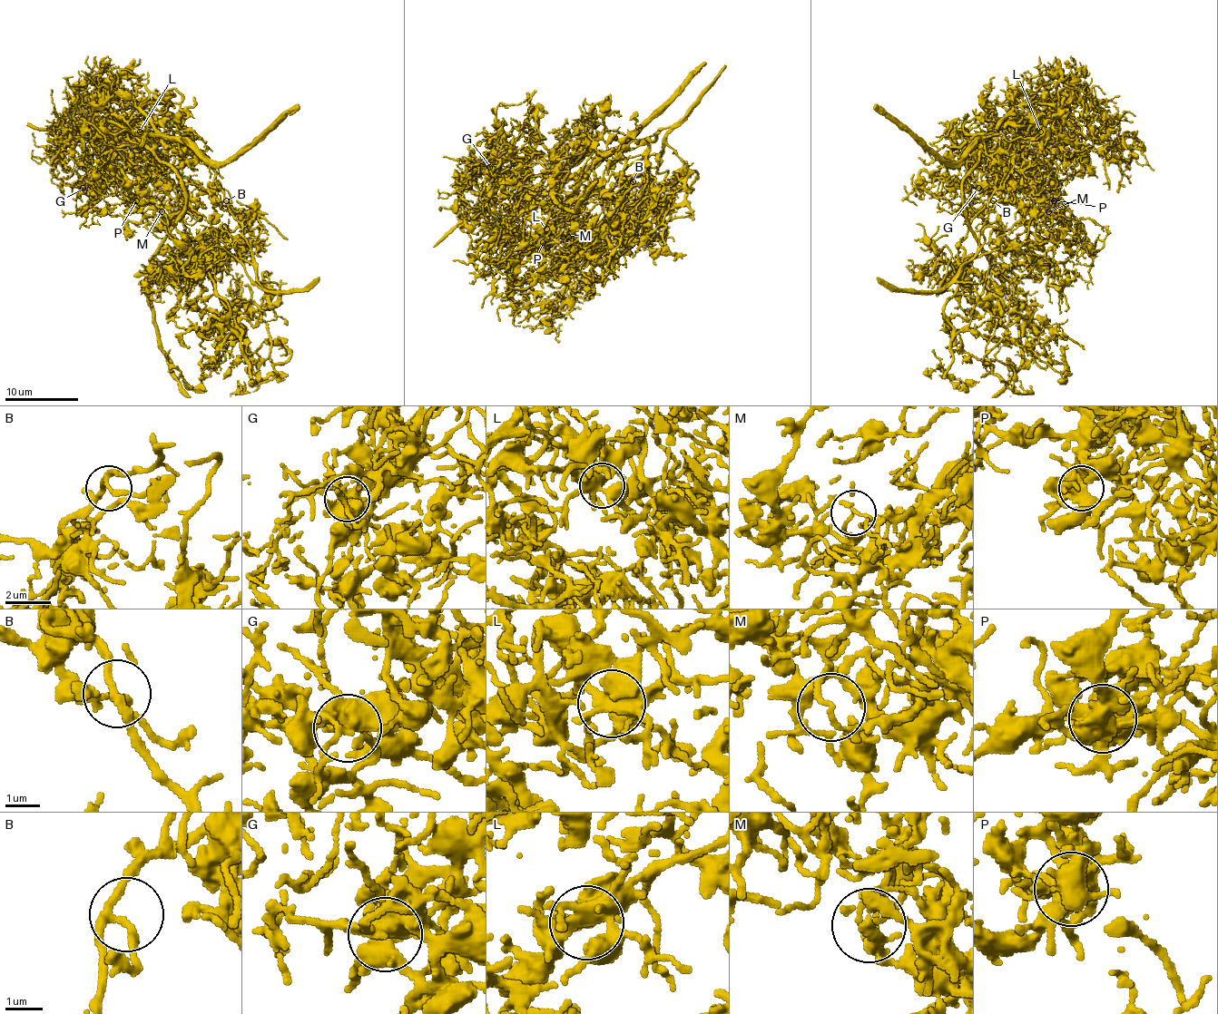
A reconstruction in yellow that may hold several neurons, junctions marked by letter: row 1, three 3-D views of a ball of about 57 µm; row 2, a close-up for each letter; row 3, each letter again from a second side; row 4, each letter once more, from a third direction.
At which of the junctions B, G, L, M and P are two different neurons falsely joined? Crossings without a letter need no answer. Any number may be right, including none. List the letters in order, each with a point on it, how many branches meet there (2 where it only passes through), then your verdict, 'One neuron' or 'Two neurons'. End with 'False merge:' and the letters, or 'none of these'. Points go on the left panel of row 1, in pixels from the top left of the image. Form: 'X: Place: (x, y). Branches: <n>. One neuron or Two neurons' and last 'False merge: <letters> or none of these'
B: Place: (226, 200). Branches: 3. One neuron
G: Place: (83, 188). Branches: 5. One neuron
L: Place: (140, 131). Branches: 6. One neuron
M: Place: (162, 211). Branches: 2. Two neurons
P: Place: (136, 200). Branches: 6. Two neurons
False merge: M, P

